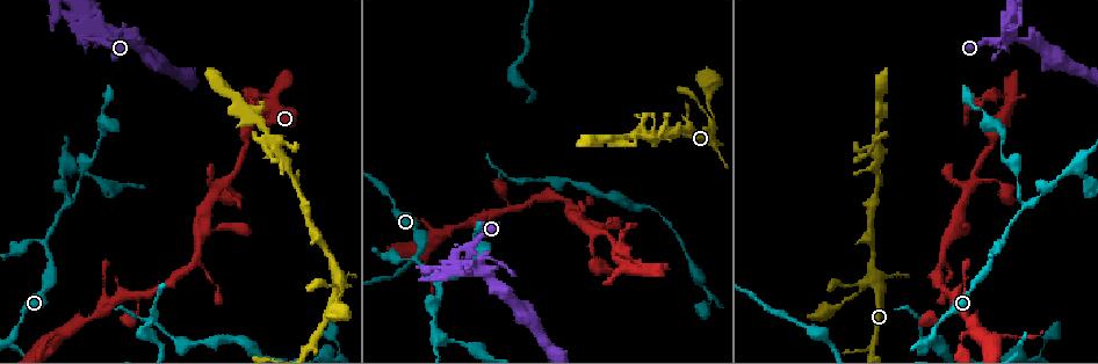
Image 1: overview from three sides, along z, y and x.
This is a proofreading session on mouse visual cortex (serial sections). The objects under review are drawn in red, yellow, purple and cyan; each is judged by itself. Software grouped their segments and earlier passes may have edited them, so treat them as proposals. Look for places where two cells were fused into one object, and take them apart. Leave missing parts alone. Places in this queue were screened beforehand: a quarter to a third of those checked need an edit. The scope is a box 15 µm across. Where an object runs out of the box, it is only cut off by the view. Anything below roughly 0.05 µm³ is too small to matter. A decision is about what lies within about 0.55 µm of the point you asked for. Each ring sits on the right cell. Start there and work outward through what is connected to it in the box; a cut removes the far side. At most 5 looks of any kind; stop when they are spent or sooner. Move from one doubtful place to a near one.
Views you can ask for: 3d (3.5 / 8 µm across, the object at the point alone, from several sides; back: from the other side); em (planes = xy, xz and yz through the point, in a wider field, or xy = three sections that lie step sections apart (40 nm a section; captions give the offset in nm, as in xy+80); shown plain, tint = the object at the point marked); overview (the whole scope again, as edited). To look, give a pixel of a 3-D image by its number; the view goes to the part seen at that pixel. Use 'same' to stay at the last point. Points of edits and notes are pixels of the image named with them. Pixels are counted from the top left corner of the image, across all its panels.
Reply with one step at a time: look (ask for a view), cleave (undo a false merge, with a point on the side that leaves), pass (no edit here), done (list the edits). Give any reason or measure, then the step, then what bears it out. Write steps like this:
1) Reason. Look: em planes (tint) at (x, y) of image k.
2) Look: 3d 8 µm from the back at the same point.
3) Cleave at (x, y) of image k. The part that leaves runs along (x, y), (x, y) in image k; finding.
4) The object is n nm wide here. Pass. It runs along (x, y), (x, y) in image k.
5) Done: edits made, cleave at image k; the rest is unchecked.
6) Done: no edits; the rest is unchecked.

Narrows sharply. Look: 3d 3.5 µm at (710, 130) of image 1.

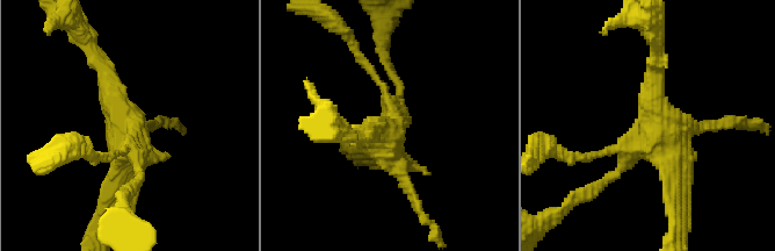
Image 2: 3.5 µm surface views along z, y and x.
Look: em xy step 1 (tint) at (386, 137) of image 2.

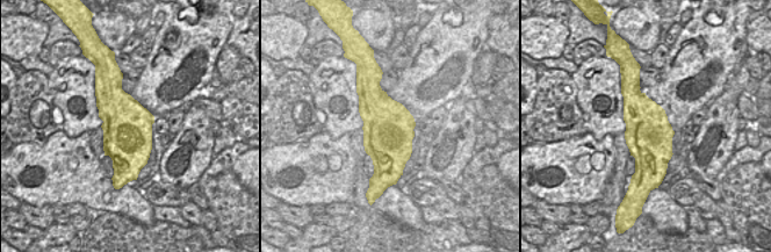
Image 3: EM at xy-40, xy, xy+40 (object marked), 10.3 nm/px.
Pass. It runs along (675, 212), (657, 69) in image 2; continuous, no second cell.

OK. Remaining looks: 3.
Arms part here. Look: 3d 3.5 µm at (645, 135) of image 1.

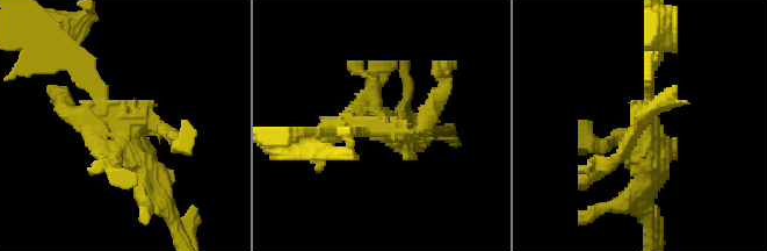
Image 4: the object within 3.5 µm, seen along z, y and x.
Need the tissue. Look: em xy step 3 (tint) at (384, 131) of image 4.

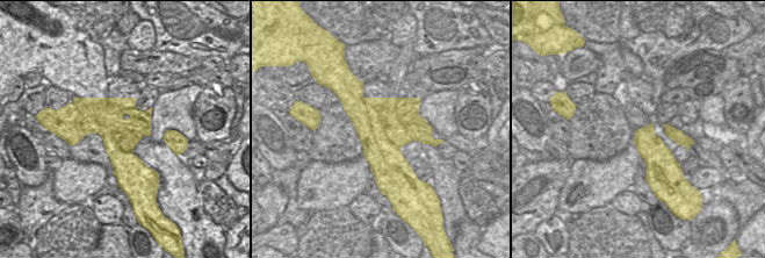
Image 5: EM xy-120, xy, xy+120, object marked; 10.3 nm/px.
Cleave at (81, 52) of image 4. The part that leaves runs along (99, 88), (56, 42), (28, 24) in image 4; two cells meet here.

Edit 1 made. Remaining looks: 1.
Done: edits made, cleave at image 4; the rest is unchecked.

